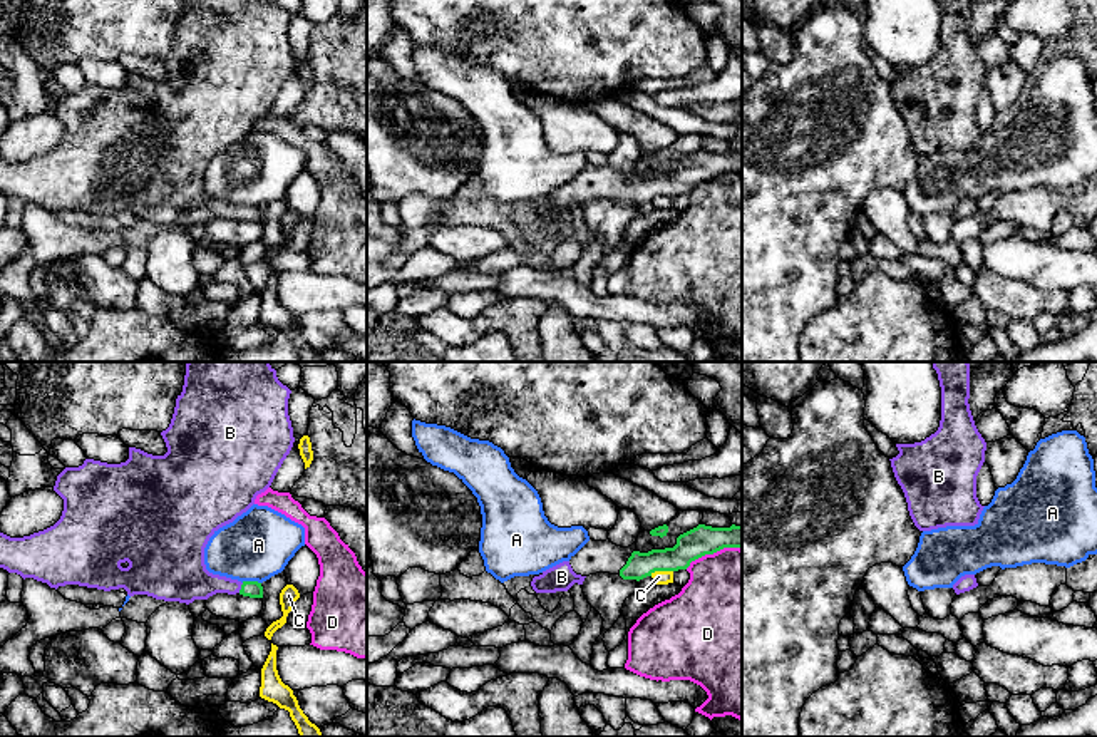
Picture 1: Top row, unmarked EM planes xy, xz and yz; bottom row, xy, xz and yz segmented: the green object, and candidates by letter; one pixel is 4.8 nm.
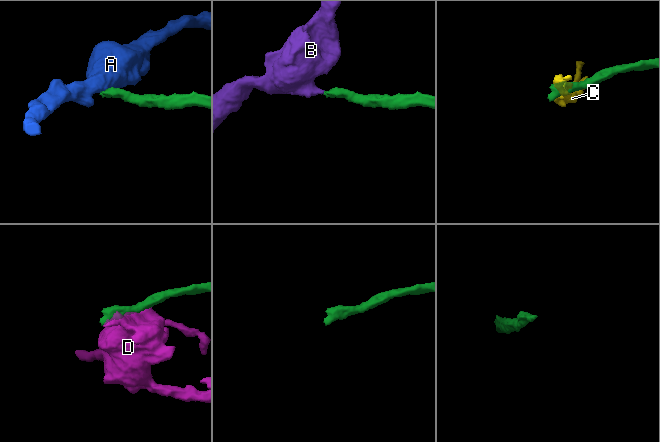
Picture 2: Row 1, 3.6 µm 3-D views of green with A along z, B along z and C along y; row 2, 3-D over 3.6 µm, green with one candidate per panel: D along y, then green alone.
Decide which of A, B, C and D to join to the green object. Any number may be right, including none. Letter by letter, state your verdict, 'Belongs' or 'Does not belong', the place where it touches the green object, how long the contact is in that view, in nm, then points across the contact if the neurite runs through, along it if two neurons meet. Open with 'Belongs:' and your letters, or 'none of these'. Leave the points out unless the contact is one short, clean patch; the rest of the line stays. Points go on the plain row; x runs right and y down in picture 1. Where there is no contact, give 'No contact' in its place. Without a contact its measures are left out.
Belongs: B
A: Does not belong. Touches green at xy (252, 206). Shared border 100 nm. Boundary: xy (242, 206), (260, 208)
B: Belongs. Touches green at xy (242, 213). Shared border 50 nm. Path across: xy (248, 213), (242, 213), (191, 205)
C: Does not belong. Touches green at xz (660, 195). Shared border 110 nm. Boundary: xz (672, 195), (655, 195), (650, 200)
D: Does not belong. Touches green at xz (712, 178). Shared border 280 nm

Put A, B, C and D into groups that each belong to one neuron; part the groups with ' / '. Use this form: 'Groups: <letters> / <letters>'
Groups: A / B / C / D

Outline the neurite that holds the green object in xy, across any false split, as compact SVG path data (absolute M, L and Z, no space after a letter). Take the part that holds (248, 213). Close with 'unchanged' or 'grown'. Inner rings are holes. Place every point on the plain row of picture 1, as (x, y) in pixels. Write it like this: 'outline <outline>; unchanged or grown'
outline M184 0L171 49L161 57L167 77L152 80L129 72L129 84L121 89L85 84L79 92L65 92L54 111L64 124L60 144L23 162L0 157L0 193L55 214L65 209L104 216L124 213L129 221L147 219L186 229L216 218L263 223L263 211L258 206L241 208L209 198L204 189L204 173L219 152L233 147L255 129L256 121L271 111L290 79L295 67L288 40L290 18L291 15L276 0Z; grown

